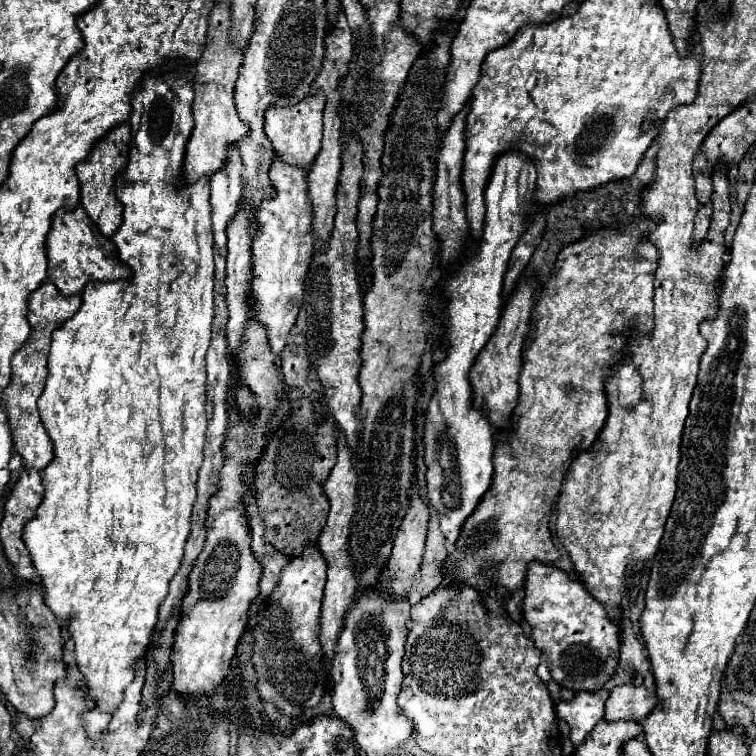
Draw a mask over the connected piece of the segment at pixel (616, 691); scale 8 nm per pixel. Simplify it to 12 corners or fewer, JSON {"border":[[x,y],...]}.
{"border":[[644,685],[614,687],[604,721],[640,721],[656,707]]}

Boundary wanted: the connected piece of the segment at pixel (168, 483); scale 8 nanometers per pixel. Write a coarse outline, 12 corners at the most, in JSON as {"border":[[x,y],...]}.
{"border":[[194,65],[132,93],[24,527],[108,729],[192,531],[214,319]]}

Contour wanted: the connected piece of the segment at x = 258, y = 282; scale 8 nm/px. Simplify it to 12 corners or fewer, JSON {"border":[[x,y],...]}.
{"border":[[274,155],[252,311],[280,359],[314,253],[308,171]]}

